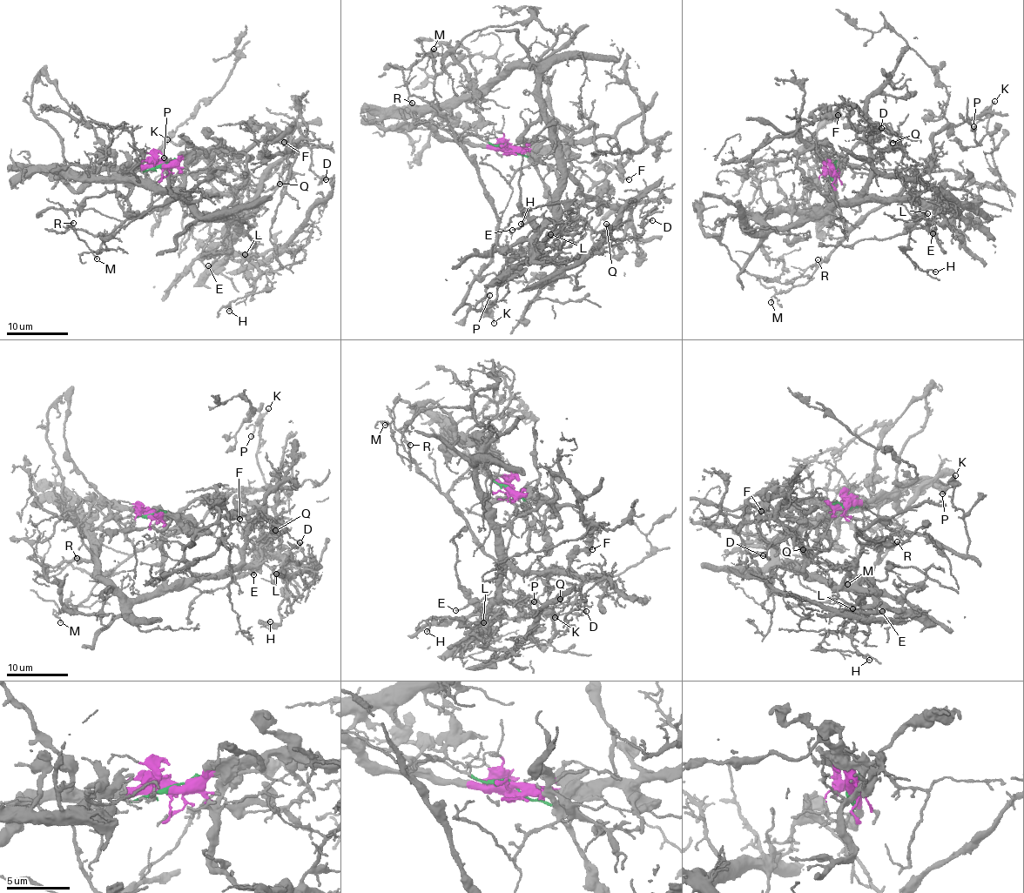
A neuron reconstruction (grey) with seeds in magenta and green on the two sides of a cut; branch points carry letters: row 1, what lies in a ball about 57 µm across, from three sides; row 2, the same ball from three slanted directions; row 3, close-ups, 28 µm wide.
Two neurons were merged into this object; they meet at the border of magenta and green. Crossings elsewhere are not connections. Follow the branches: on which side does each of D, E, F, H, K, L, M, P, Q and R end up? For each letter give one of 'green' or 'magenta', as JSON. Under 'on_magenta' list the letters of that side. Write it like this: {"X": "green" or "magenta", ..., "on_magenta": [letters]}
{"D": "magenta", "E": "magenta", "F": "magenta", "H": "magenta", "K": "green", "L": "magenta", "M": "green", "P": "green", "Q": "magenta", "R": "green", "on_magenta": ["D", "E", "F", "H", "L", "Q"]}

